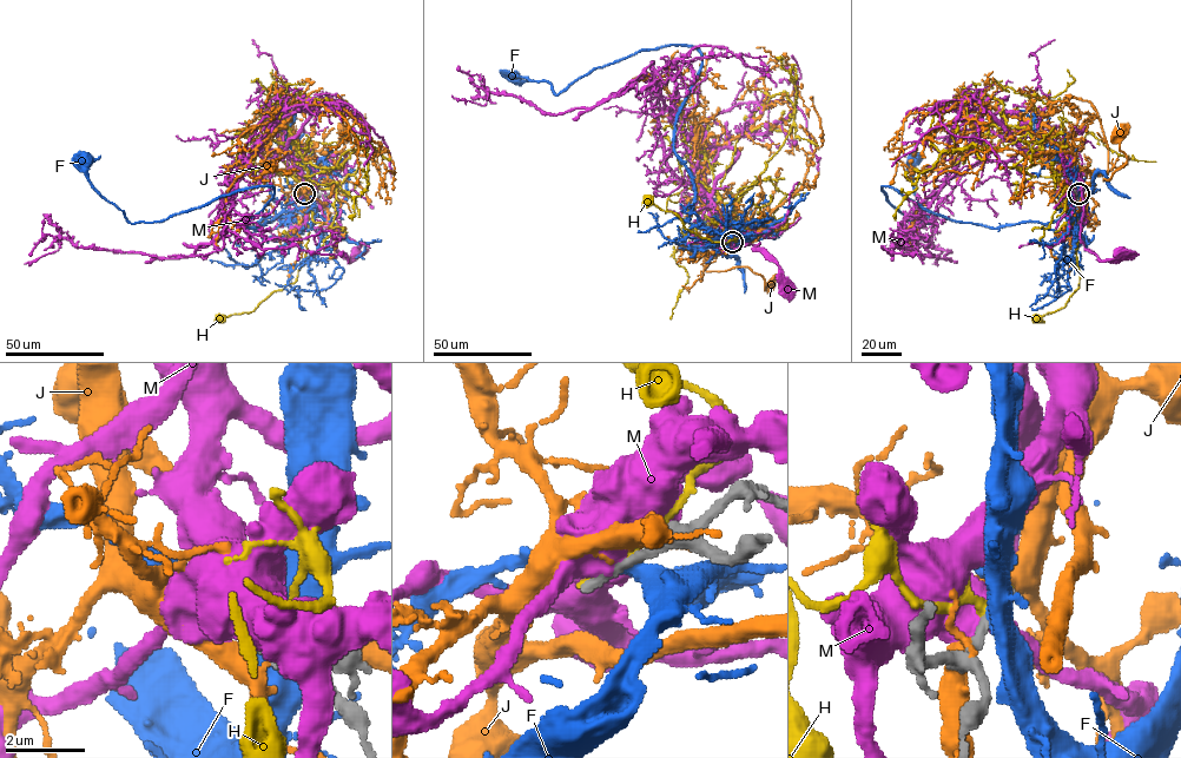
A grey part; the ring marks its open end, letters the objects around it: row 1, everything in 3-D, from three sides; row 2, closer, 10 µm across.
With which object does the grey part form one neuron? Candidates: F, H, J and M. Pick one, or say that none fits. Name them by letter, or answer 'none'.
none

